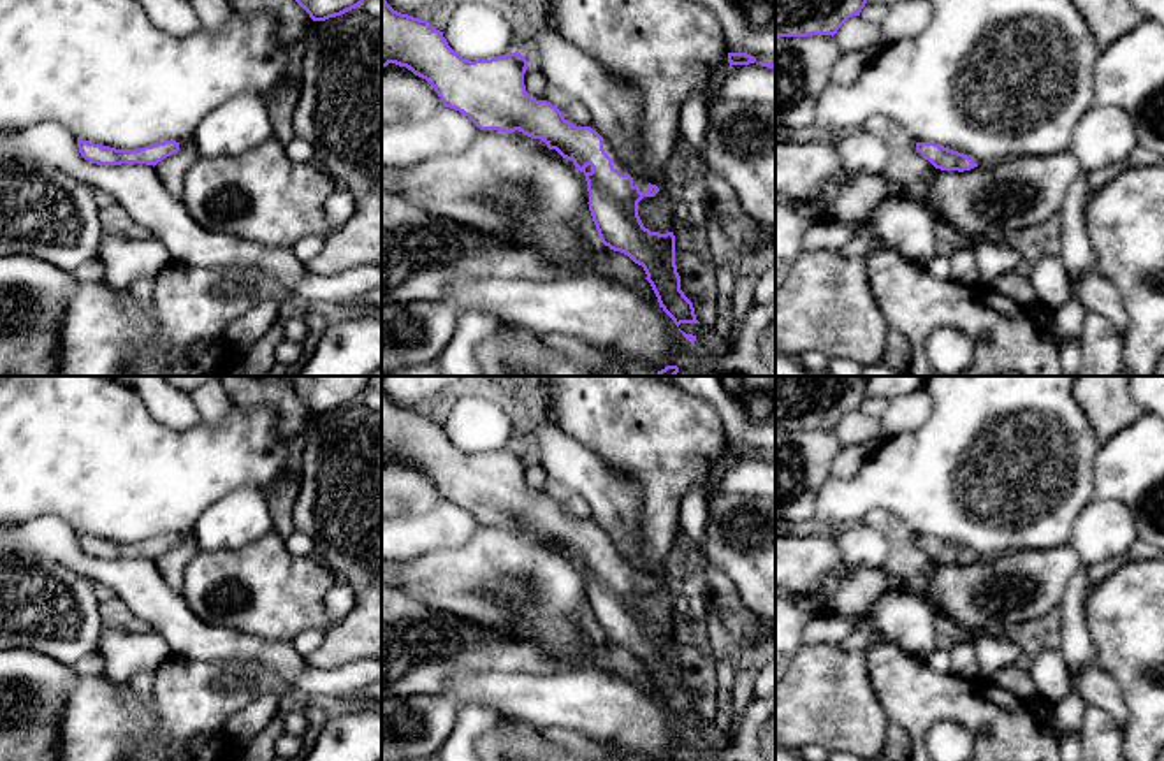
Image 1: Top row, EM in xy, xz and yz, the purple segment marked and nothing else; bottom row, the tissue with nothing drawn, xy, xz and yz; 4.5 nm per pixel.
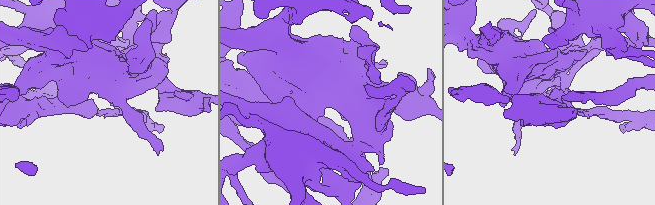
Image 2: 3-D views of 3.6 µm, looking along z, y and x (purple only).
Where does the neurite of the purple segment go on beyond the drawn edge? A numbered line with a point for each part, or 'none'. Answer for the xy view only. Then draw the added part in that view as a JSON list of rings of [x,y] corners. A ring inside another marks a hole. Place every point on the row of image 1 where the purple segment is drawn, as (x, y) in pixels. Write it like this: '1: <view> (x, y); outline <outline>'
1: xy (171, 171); outline [[[183,137],[179,141],[179,151],[164,158],[155,165],[155,172],[158,179],[164,183],[167,192],[174,197],[181,197],[183,192],[183,178],[186,170],[199,158],[197,144],[193,137]]]

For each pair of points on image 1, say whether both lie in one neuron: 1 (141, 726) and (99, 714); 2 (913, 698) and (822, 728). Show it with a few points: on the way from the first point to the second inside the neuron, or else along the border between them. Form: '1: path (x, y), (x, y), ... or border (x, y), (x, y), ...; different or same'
1: path (130, 726), (109, 724); same
2: border (867, 670), (872, 691), (890, 723); different

